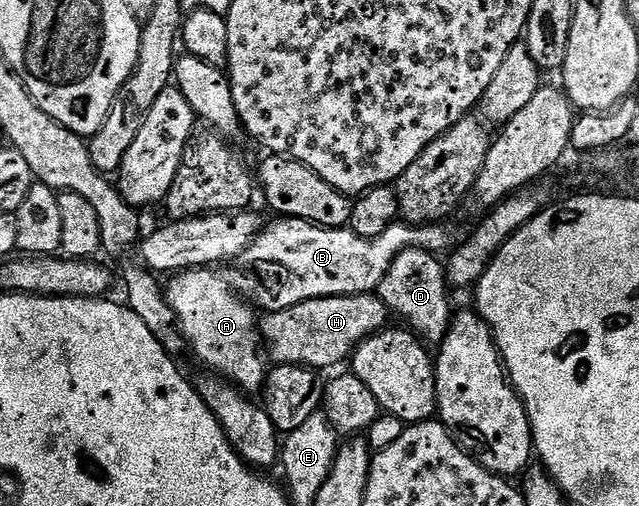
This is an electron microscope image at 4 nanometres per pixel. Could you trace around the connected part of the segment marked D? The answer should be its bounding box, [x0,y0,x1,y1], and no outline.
[376,250,452,344]

